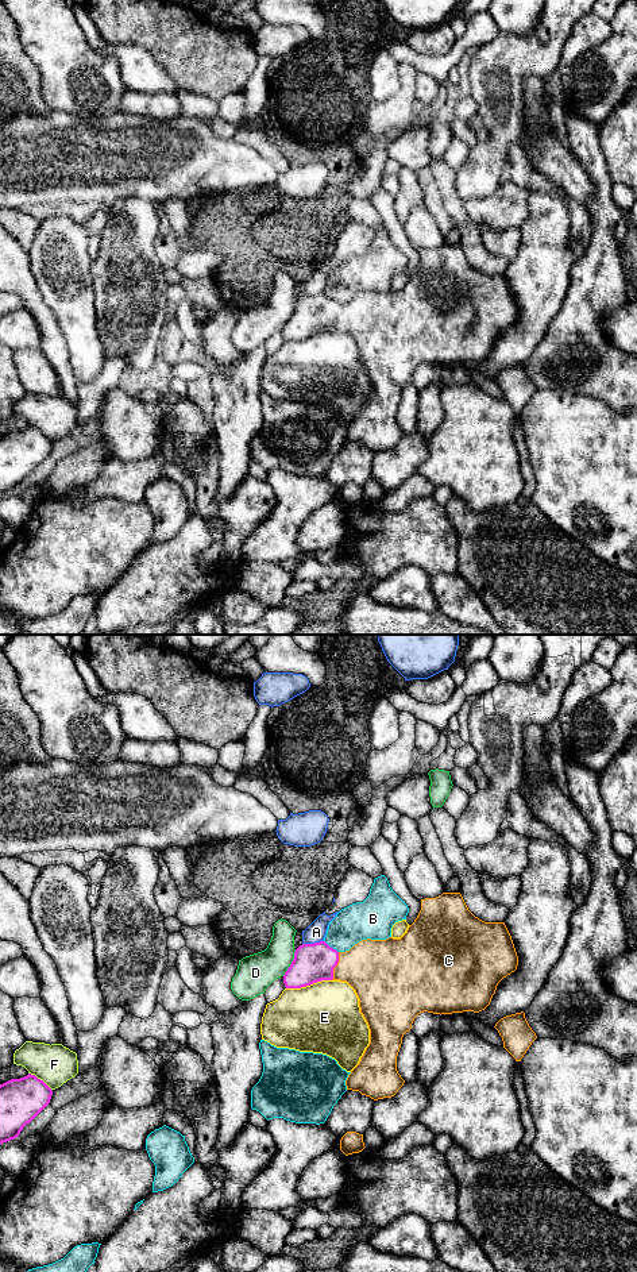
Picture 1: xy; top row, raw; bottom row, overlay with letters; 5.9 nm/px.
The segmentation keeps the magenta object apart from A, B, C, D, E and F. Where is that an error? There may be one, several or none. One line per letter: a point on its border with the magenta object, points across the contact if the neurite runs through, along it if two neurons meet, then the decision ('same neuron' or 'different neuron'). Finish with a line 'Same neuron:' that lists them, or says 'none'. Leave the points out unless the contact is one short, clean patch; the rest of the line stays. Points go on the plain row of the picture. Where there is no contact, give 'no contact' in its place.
A: meets magenta in xy at (312, 296); different neuron
B: meets magenta in xy at (331, 299); border along xy (324, 292), (338, 304); different neuron
C: meets magenta in xy at (336, 316); runs through xy (312, 315), (336, 316), (377, 322); same neuron
D: meets magenta in xy at (292, 315); different neuron
E: meets magenta in xy at (308, 336); different neuron
F: meets magenta in xy at (39, 431); different neuron
Same neuron: C

